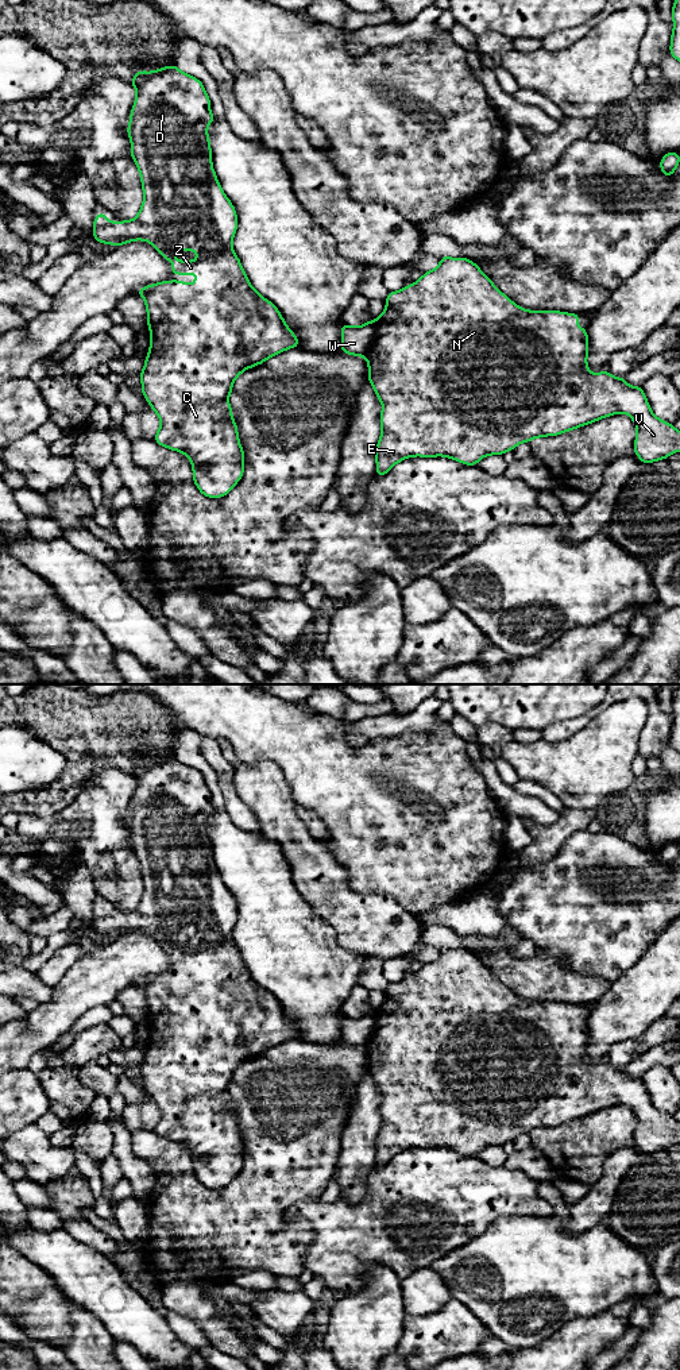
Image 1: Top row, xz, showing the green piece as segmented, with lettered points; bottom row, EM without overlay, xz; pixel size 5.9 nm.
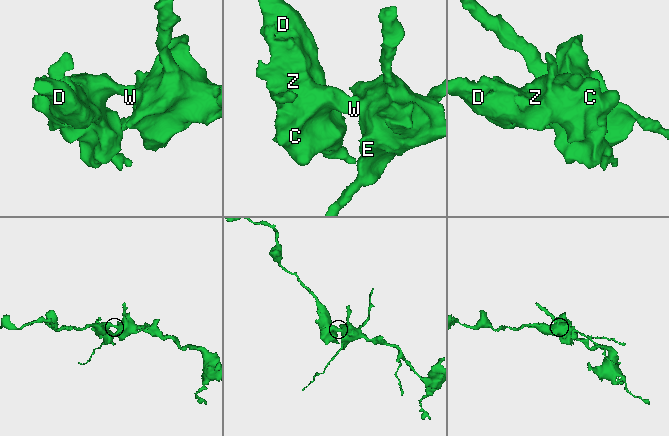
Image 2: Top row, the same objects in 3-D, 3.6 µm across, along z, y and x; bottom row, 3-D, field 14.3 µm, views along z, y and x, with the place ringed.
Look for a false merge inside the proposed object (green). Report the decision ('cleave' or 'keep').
cleave

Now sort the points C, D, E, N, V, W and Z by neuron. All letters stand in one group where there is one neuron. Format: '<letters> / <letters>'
C D W Z / E N V

